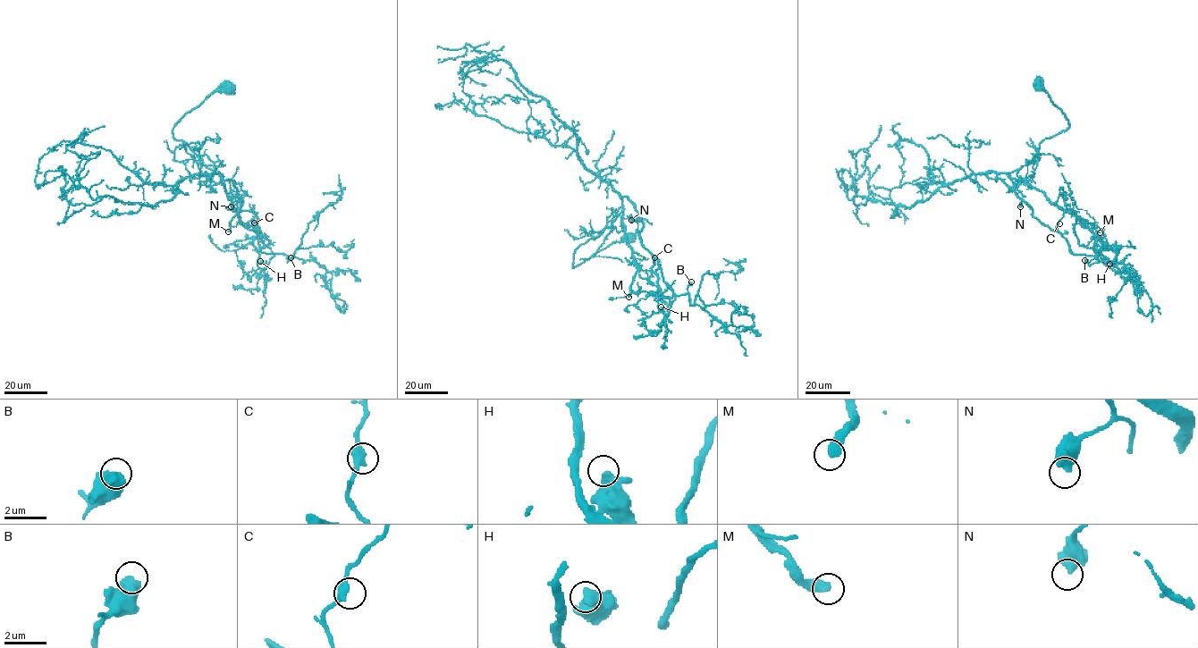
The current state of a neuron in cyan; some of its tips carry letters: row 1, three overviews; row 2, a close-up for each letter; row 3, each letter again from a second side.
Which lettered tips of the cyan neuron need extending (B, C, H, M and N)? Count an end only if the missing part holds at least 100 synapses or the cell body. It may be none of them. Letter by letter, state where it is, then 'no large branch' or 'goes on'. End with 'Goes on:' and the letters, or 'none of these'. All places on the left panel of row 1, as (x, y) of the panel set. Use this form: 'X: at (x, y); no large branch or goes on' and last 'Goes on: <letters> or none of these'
B: at (291, 257); no large branch
C: at (254, 223); no large branch
H: at (260, 261); no large branch
M: at (228, 231); goes on
N: at (231, 206); no large branch
Goes on: M

